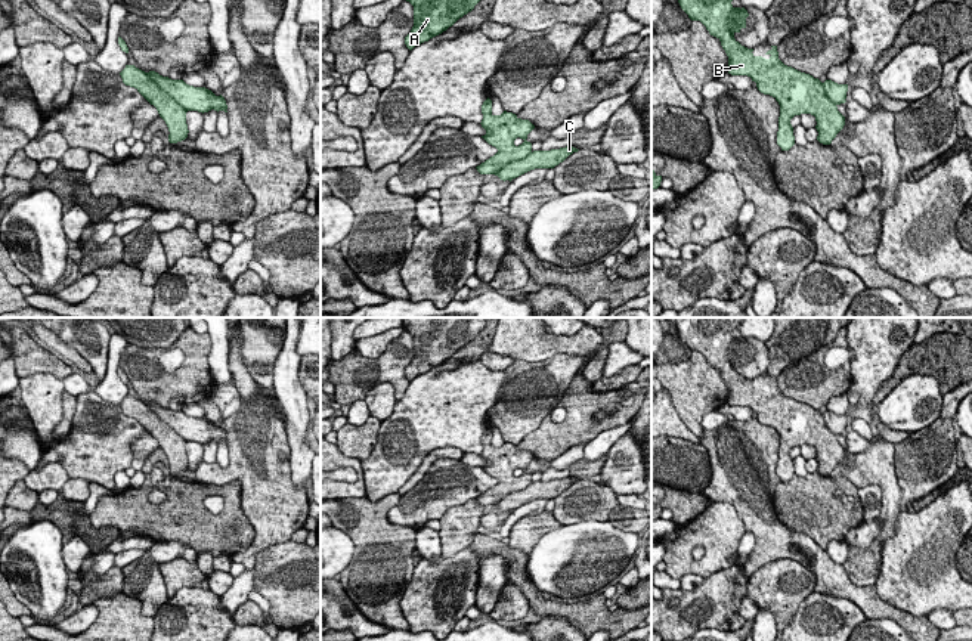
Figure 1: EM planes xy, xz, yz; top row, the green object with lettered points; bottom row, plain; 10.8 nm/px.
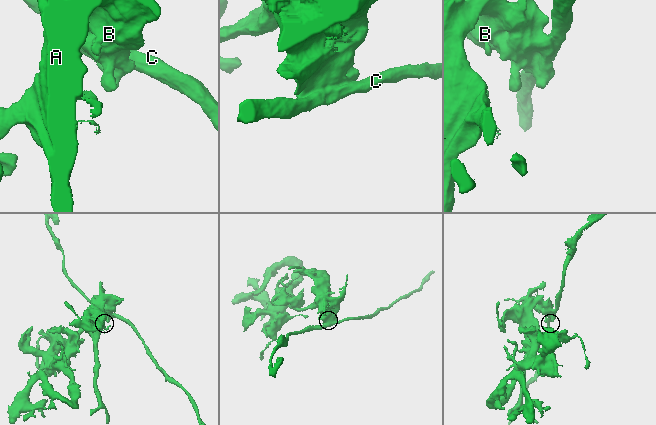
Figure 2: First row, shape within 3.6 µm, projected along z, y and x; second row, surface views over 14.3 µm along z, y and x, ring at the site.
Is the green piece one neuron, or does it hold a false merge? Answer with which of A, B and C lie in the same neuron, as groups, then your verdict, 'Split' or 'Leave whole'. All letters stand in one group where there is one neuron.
Groups: A B / C. Split

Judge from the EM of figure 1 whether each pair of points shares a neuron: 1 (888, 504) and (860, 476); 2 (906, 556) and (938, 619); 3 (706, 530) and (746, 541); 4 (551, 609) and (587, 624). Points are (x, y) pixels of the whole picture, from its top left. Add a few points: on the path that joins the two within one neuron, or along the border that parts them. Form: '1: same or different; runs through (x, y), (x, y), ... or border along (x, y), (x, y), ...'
1: same; runs through (888, 494), (888, 488), (876, 476), (870, 476)
2: different; border along (953, 613), (944, 609), (934, 609), (926, 616)
3: different; border along (739, 542), (736, 551)
4: same; runs through (560, 609), (578, 615)

